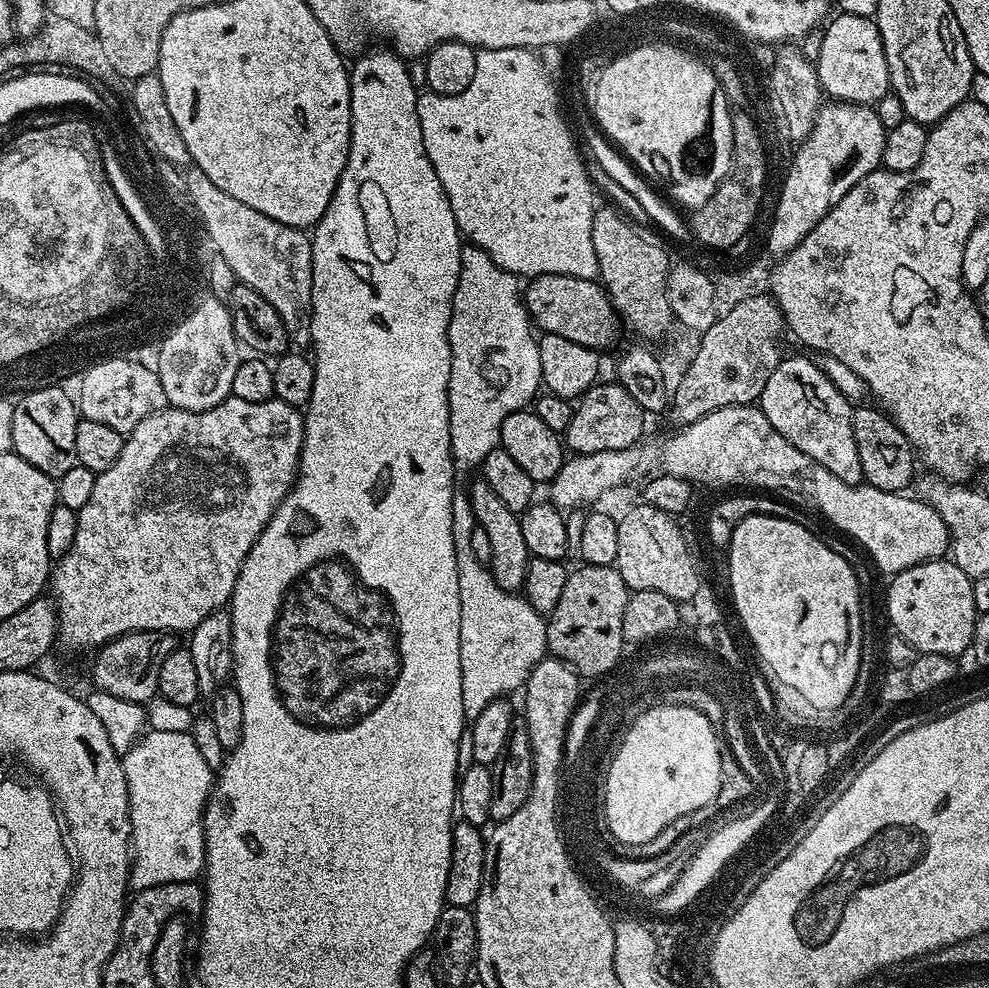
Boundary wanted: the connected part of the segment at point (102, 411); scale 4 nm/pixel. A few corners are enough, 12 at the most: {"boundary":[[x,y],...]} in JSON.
{"boundary":[[92,364],[78,412],[125,434],[169,407],[155,367]]}

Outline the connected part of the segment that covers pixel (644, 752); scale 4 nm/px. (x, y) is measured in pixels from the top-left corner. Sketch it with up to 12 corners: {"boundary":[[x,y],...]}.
{"boundary":[[648,708],[608,768],[612,840],[647,842],[709,807],[717,729]]}

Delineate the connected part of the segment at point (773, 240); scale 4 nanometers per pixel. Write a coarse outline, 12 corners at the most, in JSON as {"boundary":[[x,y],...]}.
{"boundary":[[821,107],[776,200],[767,251],[797,248],[881,167],[875,107]]}

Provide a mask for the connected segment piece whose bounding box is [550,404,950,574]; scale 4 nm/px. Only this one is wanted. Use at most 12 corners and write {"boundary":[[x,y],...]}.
{"boundary":[[759,407],[657,444],[573,455],[551,503],[580,510],[639,472],[801,492],[895,574],[949,551],[915,495],[847,484]]}

